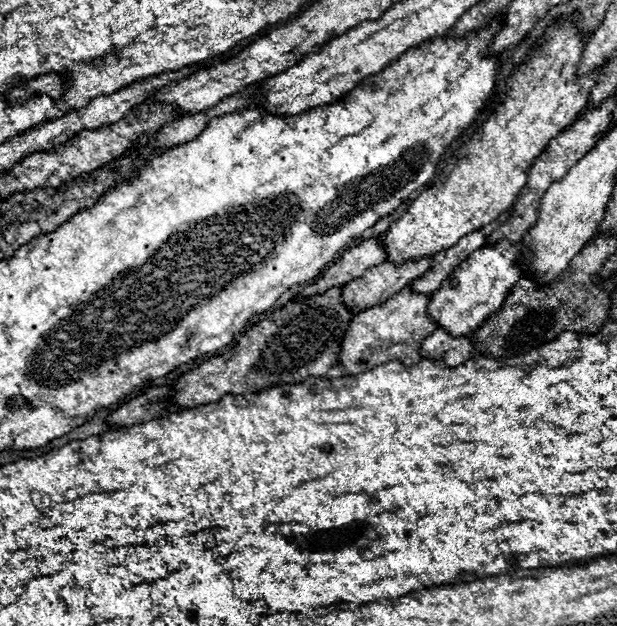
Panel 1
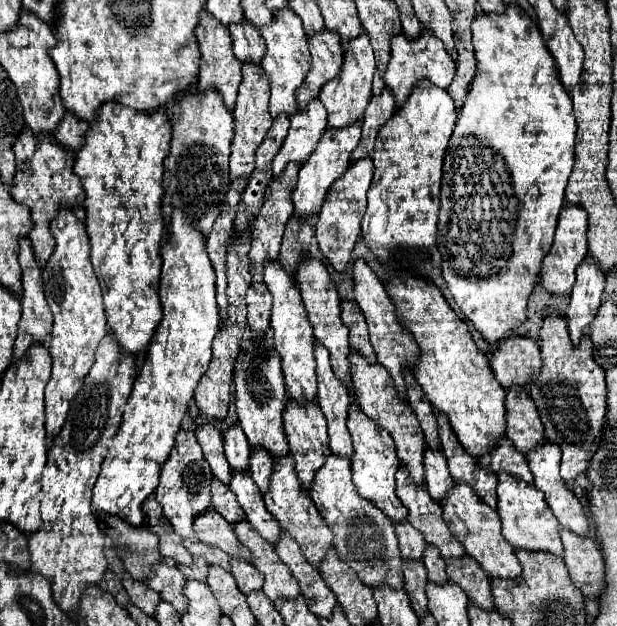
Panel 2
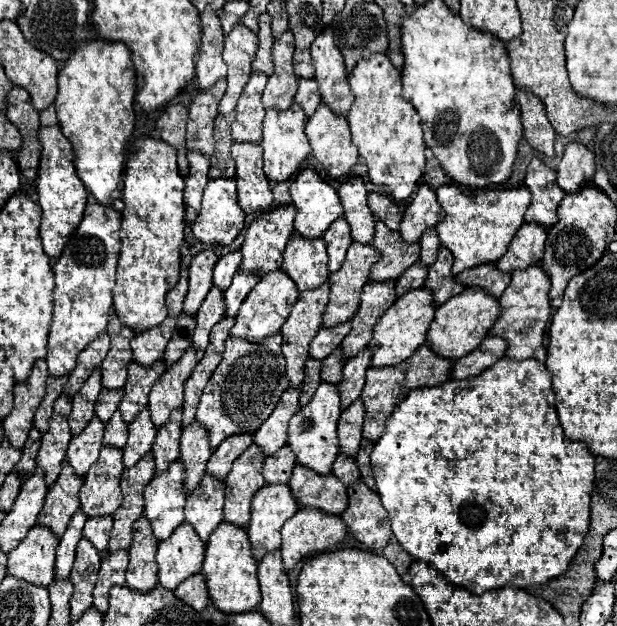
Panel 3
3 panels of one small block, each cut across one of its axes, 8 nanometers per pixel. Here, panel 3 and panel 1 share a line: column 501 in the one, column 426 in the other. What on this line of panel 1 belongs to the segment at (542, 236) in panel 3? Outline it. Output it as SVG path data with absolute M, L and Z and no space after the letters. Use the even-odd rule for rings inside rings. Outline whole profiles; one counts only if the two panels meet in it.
M432 258L412 260L400 268L382 262L380 266L366 270L362 278L356 278L342 286L342 302L356 314L372 306L380 306L396 292L406 288L414 278L422 276L430 268L430 260Z

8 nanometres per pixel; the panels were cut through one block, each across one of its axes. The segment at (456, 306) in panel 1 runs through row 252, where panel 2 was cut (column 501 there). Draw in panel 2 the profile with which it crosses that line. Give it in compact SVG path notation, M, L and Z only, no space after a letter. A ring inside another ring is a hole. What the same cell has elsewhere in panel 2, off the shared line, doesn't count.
M498 474L498 504L496 510L502 520L502 536L514 546L524 550L542 550L552 552L556 556L562 556L562 542L558 534L558 520L548 510L548 504L544 500L542 490L538 490L532 484L526 484L524 480L518 480L510 474Z

